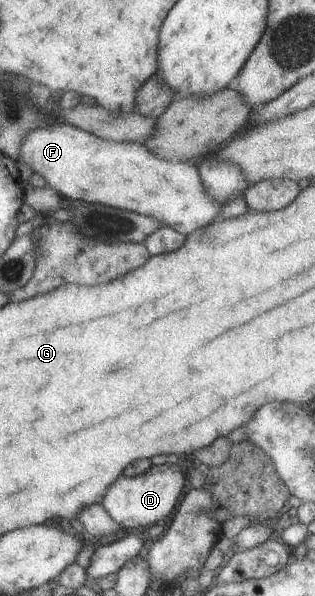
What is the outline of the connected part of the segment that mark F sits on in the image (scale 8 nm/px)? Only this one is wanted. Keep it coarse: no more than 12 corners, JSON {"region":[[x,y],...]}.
{"region":[[63,121],[18,157],[70,202],[189,234],[216,220],[197,167]]}

